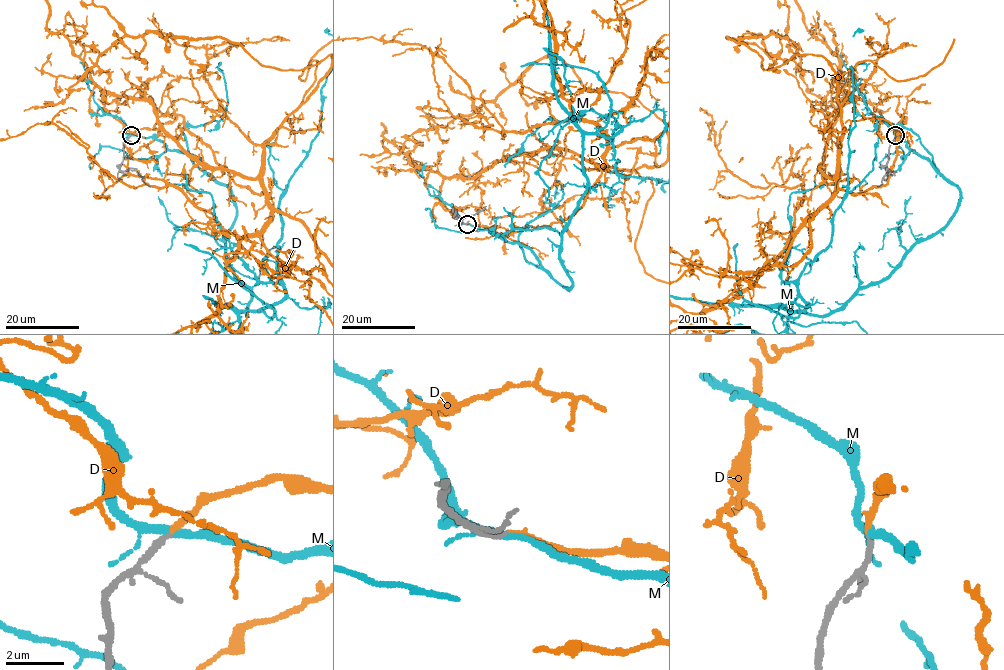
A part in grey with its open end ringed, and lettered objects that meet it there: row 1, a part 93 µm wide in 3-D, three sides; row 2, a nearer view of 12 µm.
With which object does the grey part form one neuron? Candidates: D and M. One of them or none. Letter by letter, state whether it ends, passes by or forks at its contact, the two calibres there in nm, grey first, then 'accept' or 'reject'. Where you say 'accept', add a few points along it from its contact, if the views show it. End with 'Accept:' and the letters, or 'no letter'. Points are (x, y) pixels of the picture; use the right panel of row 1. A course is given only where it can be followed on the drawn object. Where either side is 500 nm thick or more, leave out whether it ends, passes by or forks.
D: it ends | 200/220 nm | accept | via (895, 134), (903, 115), (886, 184), (838, 186), (854, 67), (917, 78), (955, 38)
M: it forks | 200/220 nm | reject
Accept: D

